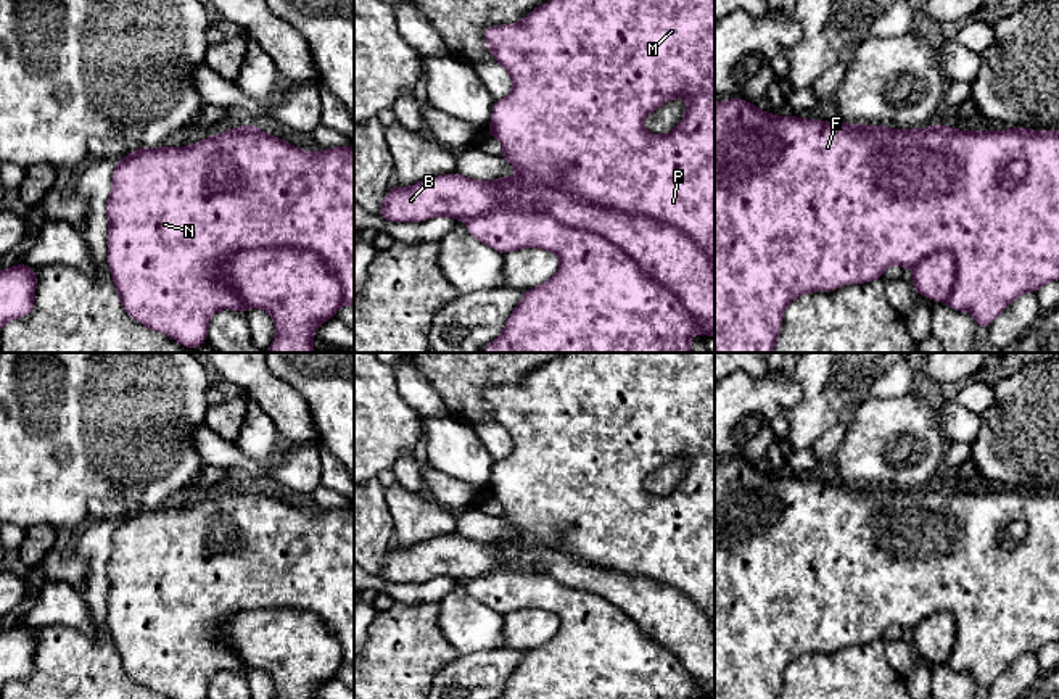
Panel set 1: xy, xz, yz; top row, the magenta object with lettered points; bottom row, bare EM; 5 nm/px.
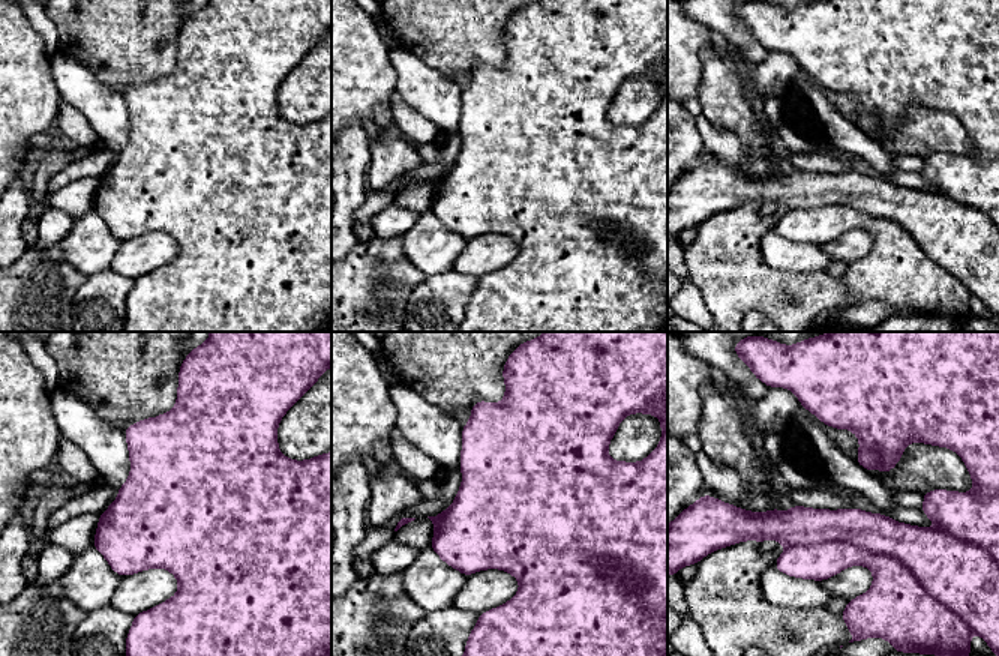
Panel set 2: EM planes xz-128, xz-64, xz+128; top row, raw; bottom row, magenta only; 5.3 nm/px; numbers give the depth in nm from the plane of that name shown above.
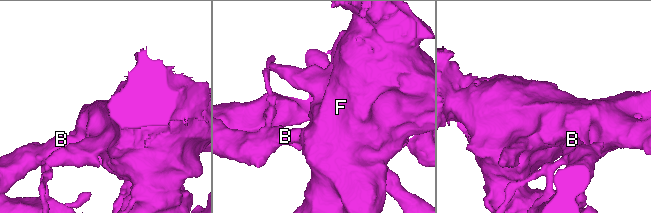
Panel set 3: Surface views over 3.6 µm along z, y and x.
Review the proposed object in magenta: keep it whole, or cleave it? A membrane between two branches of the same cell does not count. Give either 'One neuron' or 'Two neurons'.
Two neurons

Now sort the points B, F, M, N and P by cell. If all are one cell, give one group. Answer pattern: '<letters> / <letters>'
B / F M N P

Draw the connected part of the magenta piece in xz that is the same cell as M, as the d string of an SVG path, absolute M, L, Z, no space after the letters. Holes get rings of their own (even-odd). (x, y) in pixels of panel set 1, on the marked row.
M549 0L513 24L486 27L483 39L492 58L512 77L510 95L494 101L488 135L501 142L502 158L517 169L517 174L494 179L497 185L563 190L599 208L674 225L698 245L715 266L715 0ZM678 97L687 103L681 122L666 135L647 132L645 118Z

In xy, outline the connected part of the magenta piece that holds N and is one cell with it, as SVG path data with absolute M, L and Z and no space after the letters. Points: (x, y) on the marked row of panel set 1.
M246 124L235 129L229 127L219 135L206 137L187 147L164 145L159 148L135 148L114 166L111 193L106 201L106 216L109 221L106 237L108 266L124 311L142 325L164 333L185 348L196 350L208 341L208 324L211 316L219 309L232 309L240 312L248 309L235 288L224 283L219 275L219 267L224 259L240 251L290 246L317 253L340 280L343 304L354 308L354 147L343 145L335 148L322 148L320 153L309 153L285 142L283 139L261 130L254 124Z

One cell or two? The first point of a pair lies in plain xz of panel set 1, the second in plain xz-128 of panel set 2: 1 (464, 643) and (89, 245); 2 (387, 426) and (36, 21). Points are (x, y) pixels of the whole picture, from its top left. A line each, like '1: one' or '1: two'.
1: one
2: two

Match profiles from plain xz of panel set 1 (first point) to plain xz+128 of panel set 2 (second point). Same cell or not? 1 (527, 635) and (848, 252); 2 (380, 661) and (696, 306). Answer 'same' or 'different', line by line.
1: same
2: different

